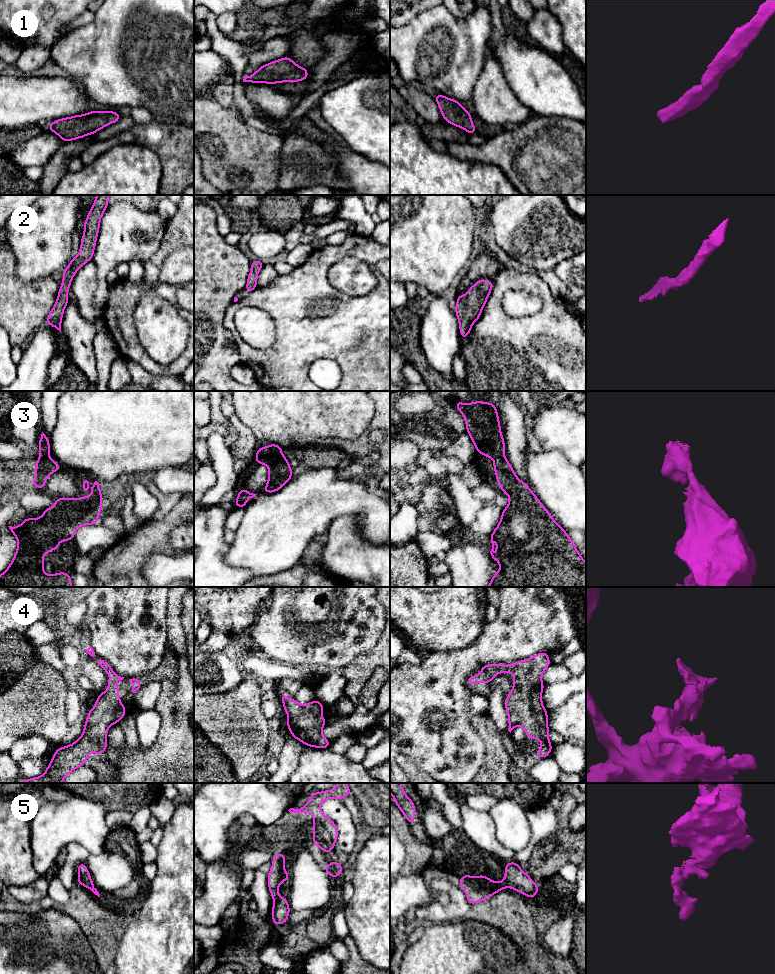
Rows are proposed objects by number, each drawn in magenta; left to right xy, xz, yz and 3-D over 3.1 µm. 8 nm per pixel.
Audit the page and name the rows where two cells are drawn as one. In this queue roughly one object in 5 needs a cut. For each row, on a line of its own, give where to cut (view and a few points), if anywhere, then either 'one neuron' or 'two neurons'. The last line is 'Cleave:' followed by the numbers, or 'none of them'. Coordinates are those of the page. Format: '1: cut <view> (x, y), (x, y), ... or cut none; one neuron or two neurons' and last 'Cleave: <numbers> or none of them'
1: cut none; one neuron
2: cut none; one neuron
3: cut none; one neuron
4: cut none; one neuron
5: cut none; one neuron
Cleave: none of them

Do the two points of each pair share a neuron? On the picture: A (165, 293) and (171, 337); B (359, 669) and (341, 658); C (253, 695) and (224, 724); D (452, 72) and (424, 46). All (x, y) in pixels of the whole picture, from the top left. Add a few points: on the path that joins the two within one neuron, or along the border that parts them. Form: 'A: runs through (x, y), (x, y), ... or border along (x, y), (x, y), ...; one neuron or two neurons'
A: border along (143, 294), (153, 290), (171, 303), (181, 317); two neurons
B: border along (370, 650), (358, 654), (342, 669); two neurons
C: runs through (246, 702), (231, 717); one neuron
D: runs through (445, 65), (431, 51); one neuron

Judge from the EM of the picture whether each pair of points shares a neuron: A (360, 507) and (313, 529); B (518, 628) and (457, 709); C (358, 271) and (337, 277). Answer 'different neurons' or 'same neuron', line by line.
A: same neuron
B: same neuron
C: same neuron

